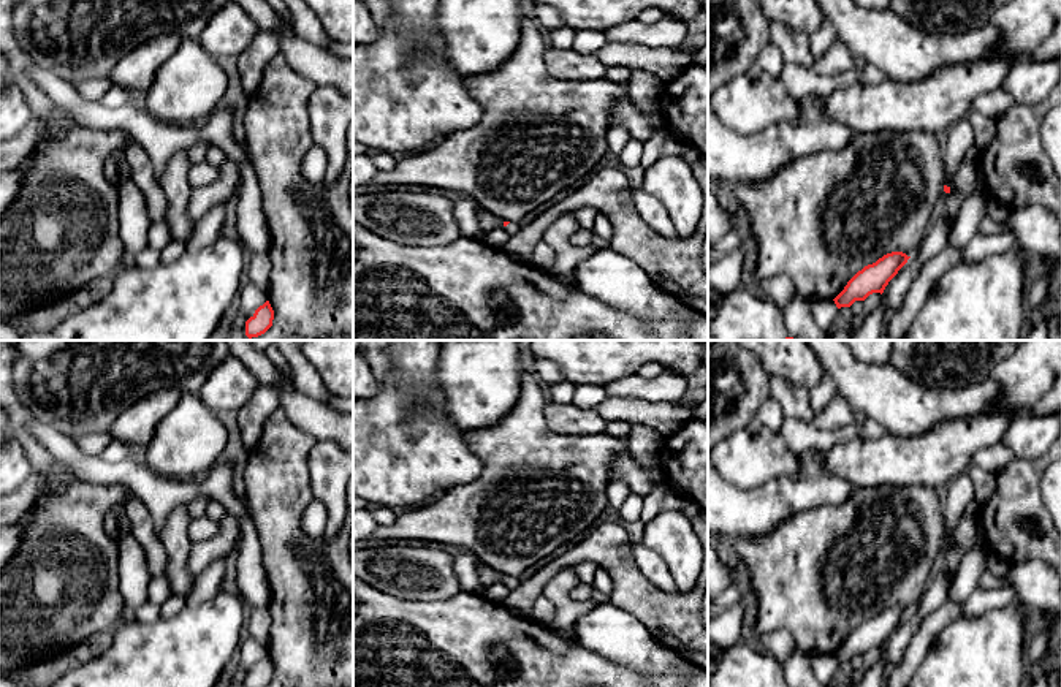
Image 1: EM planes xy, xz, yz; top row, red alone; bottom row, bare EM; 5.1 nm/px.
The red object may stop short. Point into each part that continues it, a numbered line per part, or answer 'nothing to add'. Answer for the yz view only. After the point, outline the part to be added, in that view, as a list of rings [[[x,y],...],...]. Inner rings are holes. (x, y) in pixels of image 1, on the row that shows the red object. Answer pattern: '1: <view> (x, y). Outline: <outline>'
1: yz (960, 138). Outline: [[[964,116],[947,128],[947,144],[942,149],[944,185],[952,187],[956,169],[971,147],[974,147],[974,131]]]

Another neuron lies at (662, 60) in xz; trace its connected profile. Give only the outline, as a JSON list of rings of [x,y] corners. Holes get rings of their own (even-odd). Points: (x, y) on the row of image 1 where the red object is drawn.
[[[607,43],[599,60],[610,66],[643,68],[657,74],[670,74],[694,63],[689,54],[671,47],[648,47],[632,43]]]

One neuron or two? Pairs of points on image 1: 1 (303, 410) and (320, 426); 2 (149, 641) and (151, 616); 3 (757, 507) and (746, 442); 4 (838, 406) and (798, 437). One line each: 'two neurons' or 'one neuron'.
1: one neuron
2: two neurons
3: two neurons
4: two neurons

